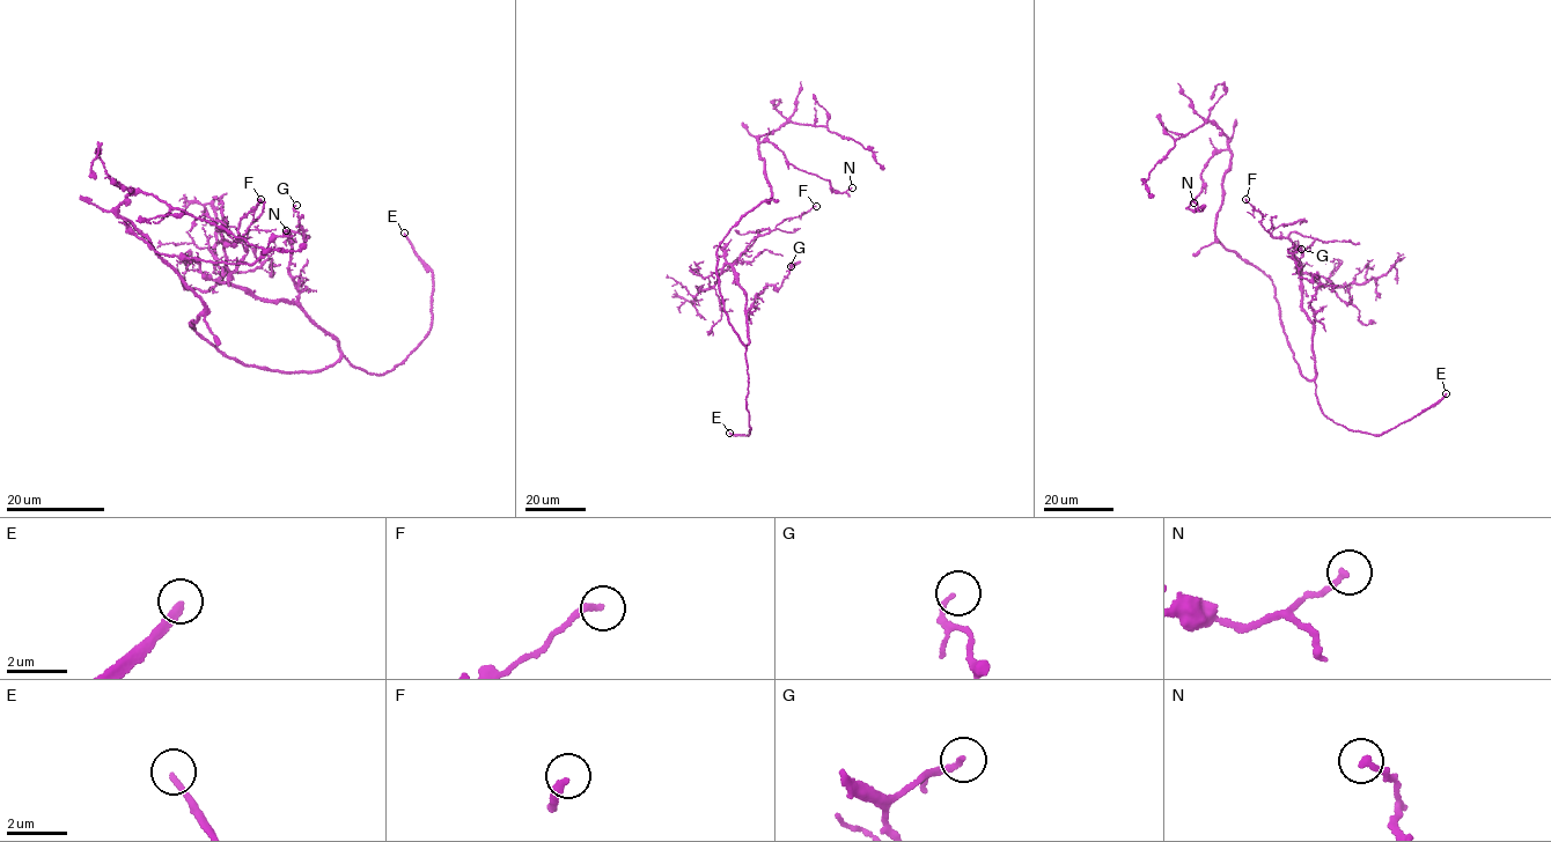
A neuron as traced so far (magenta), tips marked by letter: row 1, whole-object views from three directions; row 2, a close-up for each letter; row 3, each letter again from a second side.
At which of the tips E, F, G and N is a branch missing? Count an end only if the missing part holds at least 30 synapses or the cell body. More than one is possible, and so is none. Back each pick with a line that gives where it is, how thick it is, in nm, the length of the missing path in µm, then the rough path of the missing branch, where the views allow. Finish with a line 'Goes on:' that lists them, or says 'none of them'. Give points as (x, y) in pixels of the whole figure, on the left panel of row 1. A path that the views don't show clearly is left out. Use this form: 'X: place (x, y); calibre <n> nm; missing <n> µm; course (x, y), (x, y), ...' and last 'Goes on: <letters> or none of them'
E: place (404, 233); calibre 220 nm; missing 20 µm; course (404, 233), (358, 185), (337, 175)
Goes on: E

